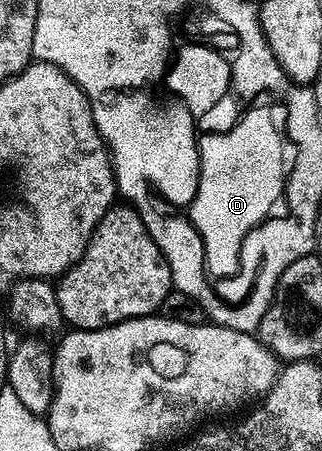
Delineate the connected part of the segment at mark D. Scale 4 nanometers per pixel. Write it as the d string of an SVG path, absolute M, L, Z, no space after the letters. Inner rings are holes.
M253 113L235 130L225 133L210 131L201 137L204 140L203 180L193 196L190 217L195 219L197 234L201 236L205 248L205 267L208 276L213 279L233 277L241 269L241 244L244 243L245 236L249 232L250 236L274 212L275 206L280 202L283 191L280 184L280 148L273 127L266 121L263 113Z

